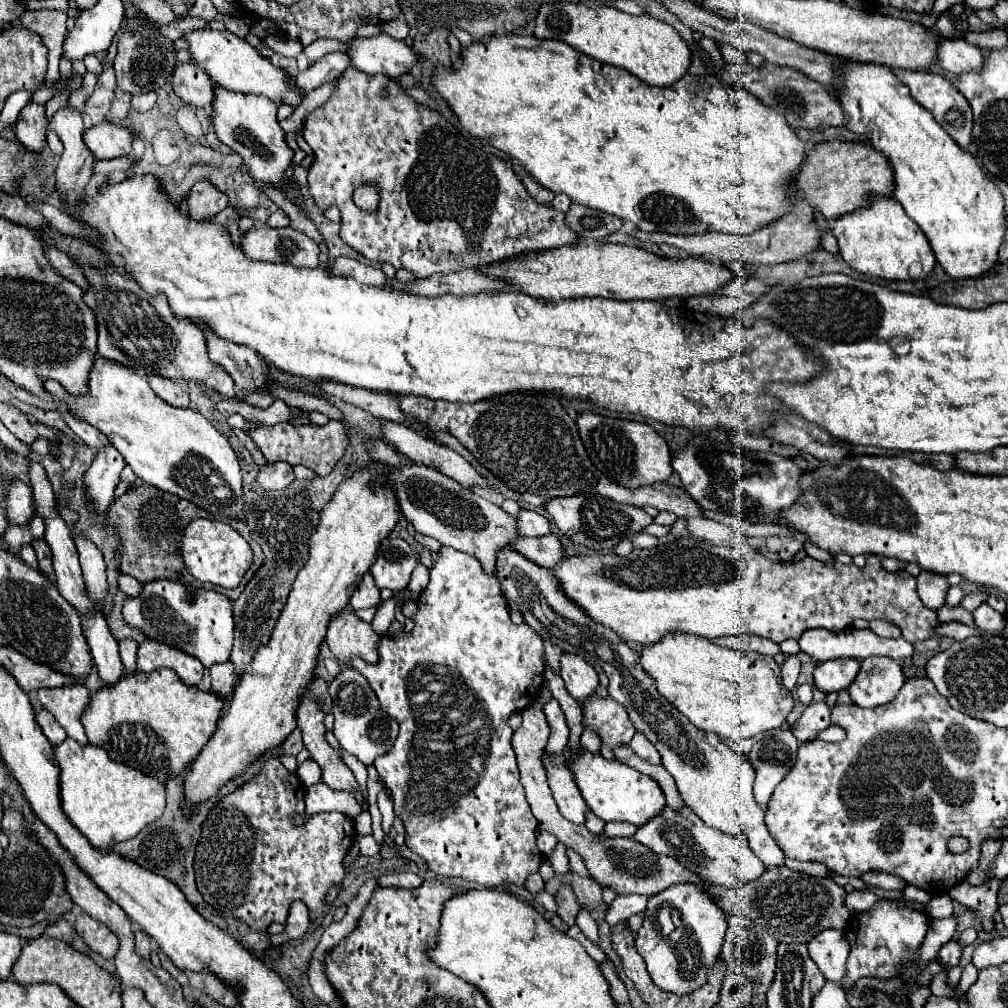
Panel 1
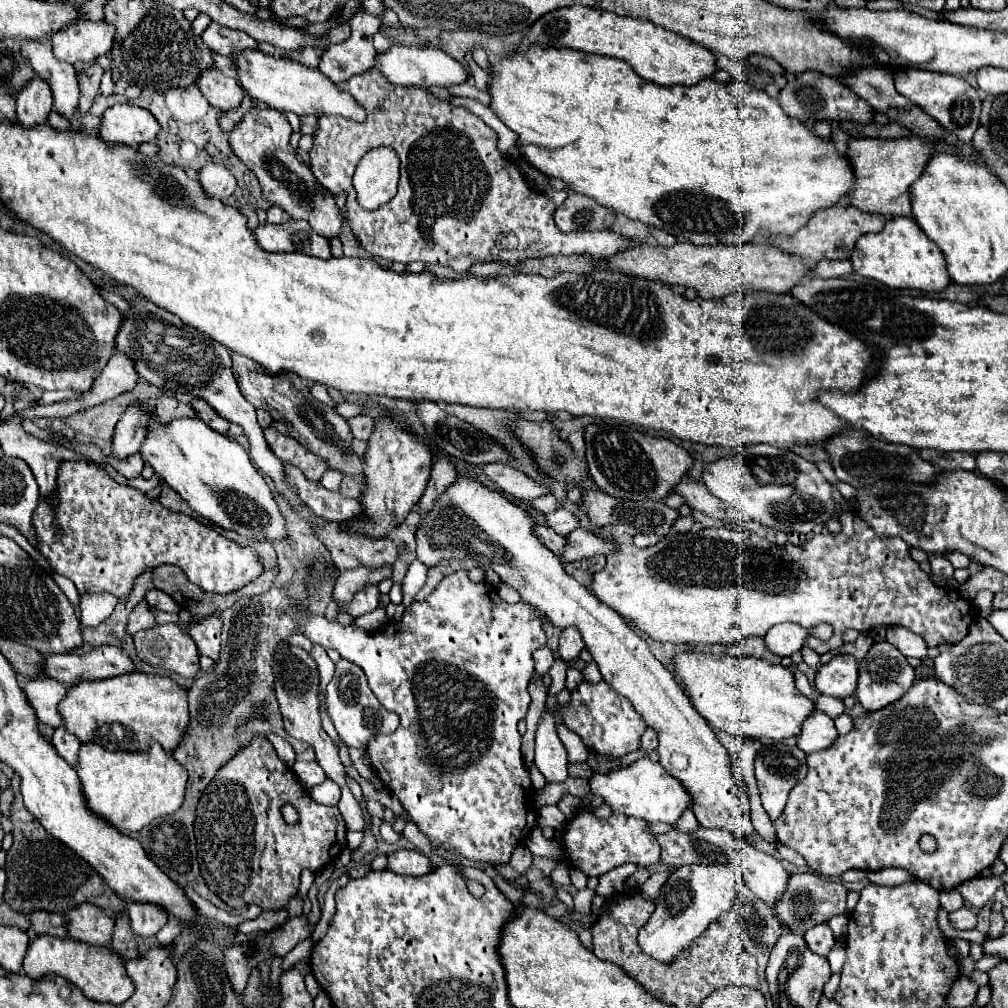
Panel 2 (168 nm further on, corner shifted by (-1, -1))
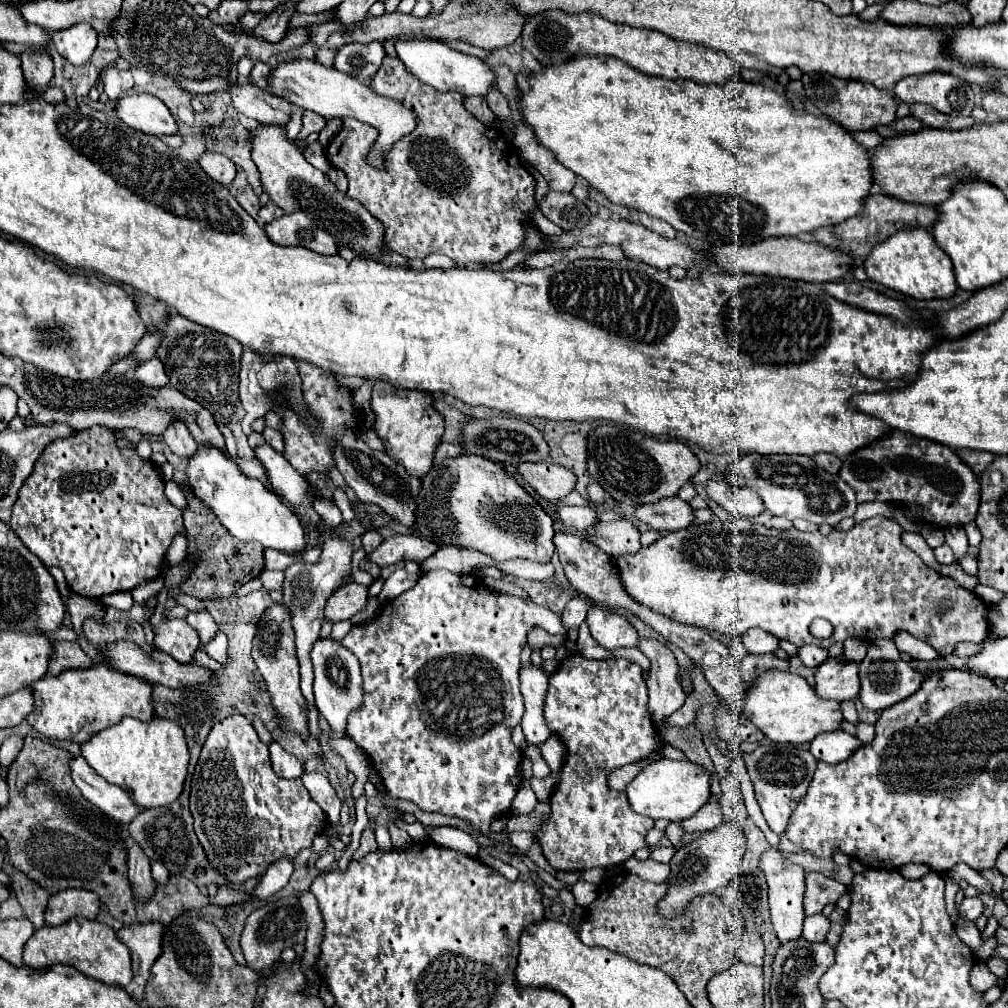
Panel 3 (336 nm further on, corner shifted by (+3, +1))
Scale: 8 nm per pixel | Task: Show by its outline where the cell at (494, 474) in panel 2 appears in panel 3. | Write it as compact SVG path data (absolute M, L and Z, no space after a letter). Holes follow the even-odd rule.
M554 462L520 464L520 476L530 484L542 498L558 502L568 496L576 486L576 476L572 470Z

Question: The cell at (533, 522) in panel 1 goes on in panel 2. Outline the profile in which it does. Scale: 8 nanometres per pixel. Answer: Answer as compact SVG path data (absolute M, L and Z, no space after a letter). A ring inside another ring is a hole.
M566 510L548 512L546 514L546 524L548 524L548 528L552 528L560 536L566 536L568 532L578 528L578 520L570 512L566 512Z

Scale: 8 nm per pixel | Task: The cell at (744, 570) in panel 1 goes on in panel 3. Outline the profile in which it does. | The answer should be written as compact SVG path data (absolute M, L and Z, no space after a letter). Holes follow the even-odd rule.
M884 516L864 520L848 532L832 530L828 536L820 532L800 532L796 528L766 528L748 518L736 518L734 522L716 520L668 532L652 546L622 556L618 568L626 592L640 604L680 624L692 624L720 634L742 636L750 628L762 628L798 648L804 644L830 648L834 642L844 642L846 638L872 642L876 638L894 638L898 632L908 632L944 656L952 654L958 642L982 642L990 632L990 602L984 602L962 586L958 594L958 582L928 568L916 552L902 544L900 534L900 524ZM814 618L824 618L834 626L828 640L812 638L808 628Z

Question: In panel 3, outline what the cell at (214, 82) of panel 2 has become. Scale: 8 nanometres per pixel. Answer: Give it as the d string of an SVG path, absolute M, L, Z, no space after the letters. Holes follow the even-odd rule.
M236 84L228 88L228 98L240 114L258 120L260 124L286 126L292 114L292 104L286 98L270 94L258 86Z

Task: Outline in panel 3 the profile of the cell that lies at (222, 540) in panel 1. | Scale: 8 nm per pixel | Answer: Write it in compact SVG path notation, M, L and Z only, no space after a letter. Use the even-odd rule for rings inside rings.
M92 426L74 432L68 438L52 440L32 474L26 478L12 506L10 526L26 548L36 554L44 566L58 566L74 594L84 598L102 598L106 594L132 590L146 580L156 580L162 574L166 552L174 536L184 528L182 510L170 504L164 496L164 478L160 468L146 458L140 458L136 444L118 446L114 430Z

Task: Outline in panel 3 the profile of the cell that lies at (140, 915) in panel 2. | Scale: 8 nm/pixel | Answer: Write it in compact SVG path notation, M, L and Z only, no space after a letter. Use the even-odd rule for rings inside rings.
M136 842L128 846L128 866L130 866L128 876L134 888L136 900L148 900L154 894L156 882L150 876L150 860L146 858L146 854Z

